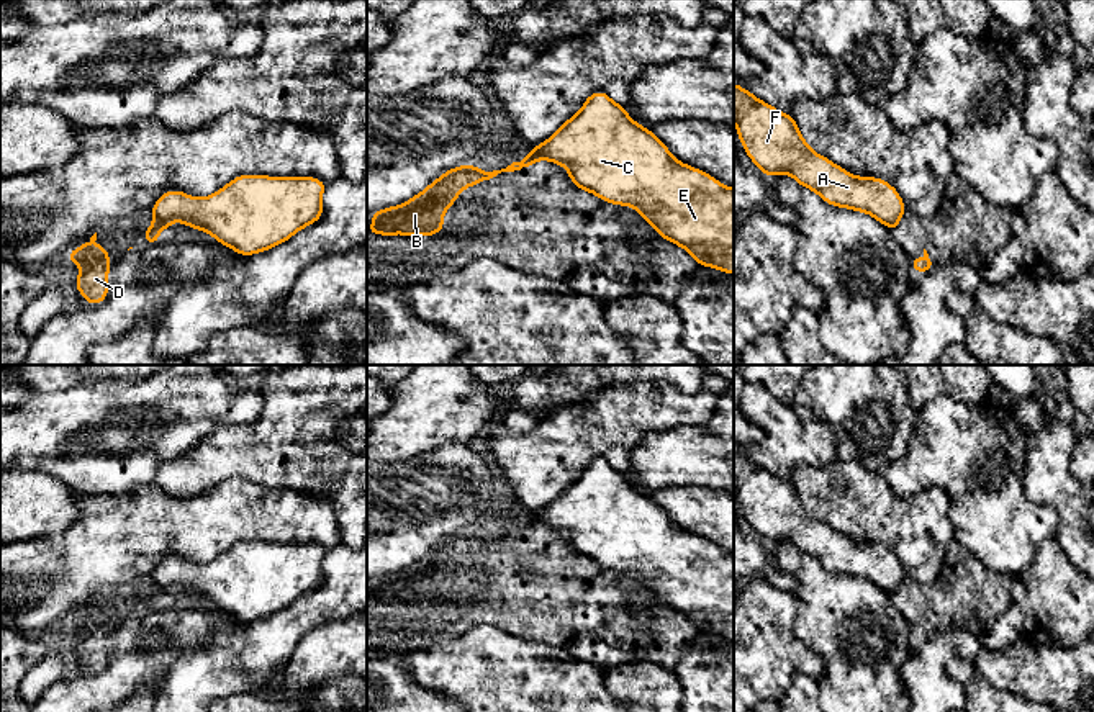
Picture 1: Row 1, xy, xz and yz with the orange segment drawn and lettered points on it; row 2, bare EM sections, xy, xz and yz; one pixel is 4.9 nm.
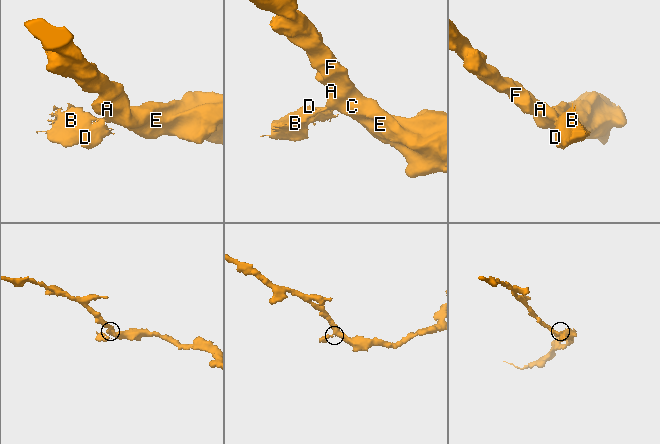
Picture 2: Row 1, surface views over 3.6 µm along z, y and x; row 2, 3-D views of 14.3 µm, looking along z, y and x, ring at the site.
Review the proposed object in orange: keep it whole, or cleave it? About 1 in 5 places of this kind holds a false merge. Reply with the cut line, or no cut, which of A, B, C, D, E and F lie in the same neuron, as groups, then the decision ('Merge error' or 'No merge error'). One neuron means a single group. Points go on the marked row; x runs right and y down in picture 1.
Split along xy (156, 218), (169, 221). Groups: A C E F / B D. Merge error

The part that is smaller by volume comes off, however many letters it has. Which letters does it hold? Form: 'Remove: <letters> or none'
Remove: B, D

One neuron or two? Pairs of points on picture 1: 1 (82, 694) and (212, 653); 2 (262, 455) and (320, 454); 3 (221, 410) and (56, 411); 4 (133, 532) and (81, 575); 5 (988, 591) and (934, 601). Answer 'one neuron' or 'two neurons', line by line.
1: one neuron
2: one neuron
3: one neuron
4: one neuron
5: one neuron

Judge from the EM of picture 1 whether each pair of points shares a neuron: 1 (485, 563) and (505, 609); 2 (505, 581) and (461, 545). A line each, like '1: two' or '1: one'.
1: one
2: one

